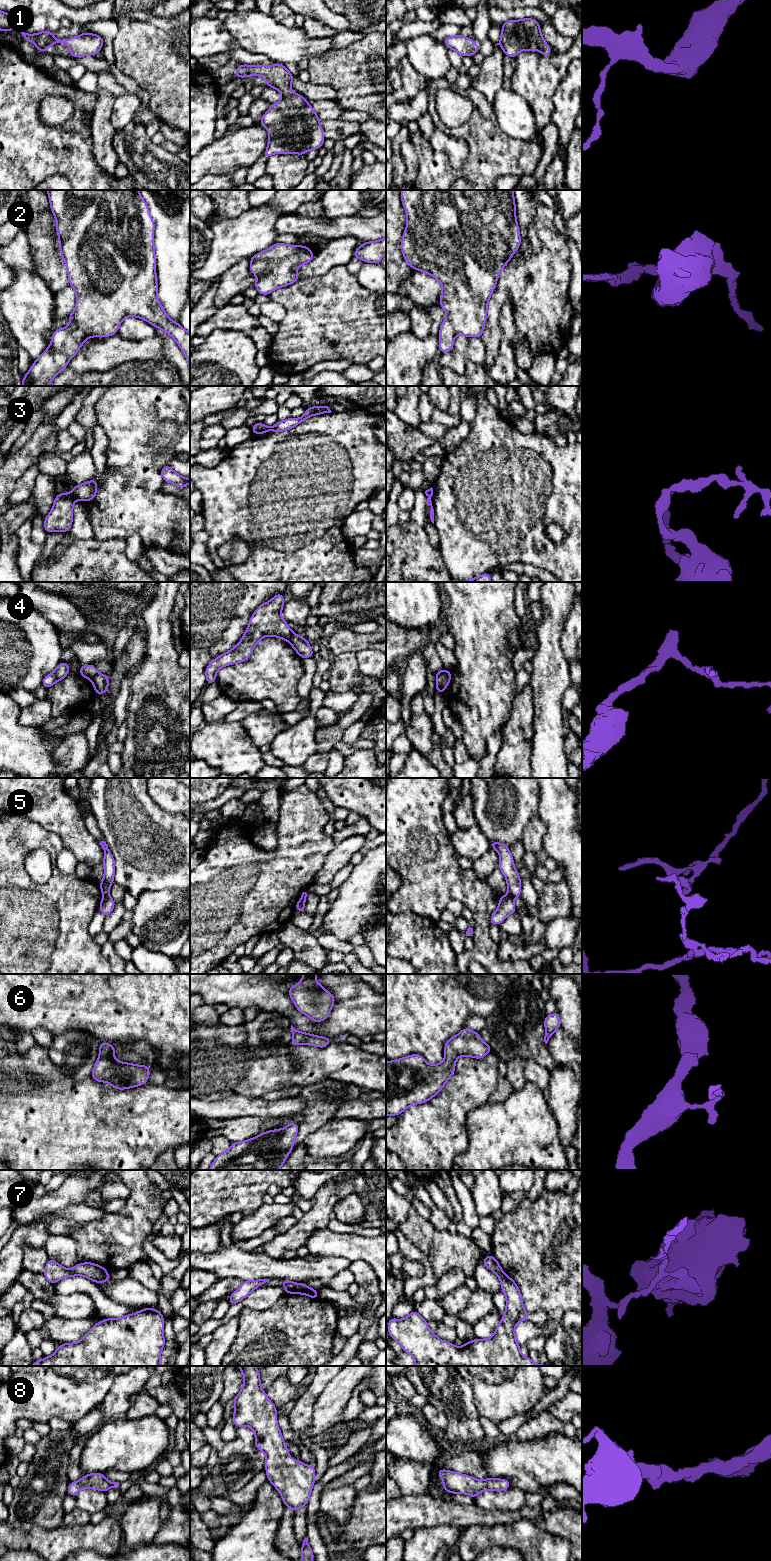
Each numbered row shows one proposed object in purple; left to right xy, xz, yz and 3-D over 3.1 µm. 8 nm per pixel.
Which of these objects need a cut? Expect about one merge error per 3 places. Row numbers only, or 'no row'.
3, 4, 5, 7

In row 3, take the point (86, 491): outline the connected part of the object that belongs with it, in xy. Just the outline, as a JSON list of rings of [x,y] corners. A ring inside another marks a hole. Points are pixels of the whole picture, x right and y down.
[[[93,478],[92,480],[75,485],[74,489],[70,492],[75,500],[82,501],[92,501],[97,495],[97,479]]]

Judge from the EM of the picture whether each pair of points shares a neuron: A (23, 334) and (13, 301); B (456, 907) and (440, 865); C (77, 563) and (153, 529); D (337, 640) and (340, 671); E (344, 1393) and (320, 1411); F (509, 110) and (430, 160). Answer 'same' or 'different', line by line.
A: same
B: different
C: different
D: different
E: same
F: different

